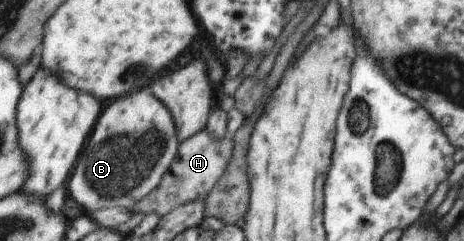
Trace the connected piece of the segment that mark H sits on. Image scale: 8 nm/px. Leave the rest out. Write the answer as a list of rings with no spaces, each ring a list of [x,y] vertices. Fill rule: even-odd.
[[[207,129],[181,143],[169,175],[165,175],[163,185],[157,187],[157,191],[153,191],[153,211],[157,211],[163,217],[173,211],[173,207],[181,207],[193,201],[209,202],[211,191],[230,165],[233,149],[233,135],[214,138]],[[179,181],[183,181],[183,185],[177,185]]]

